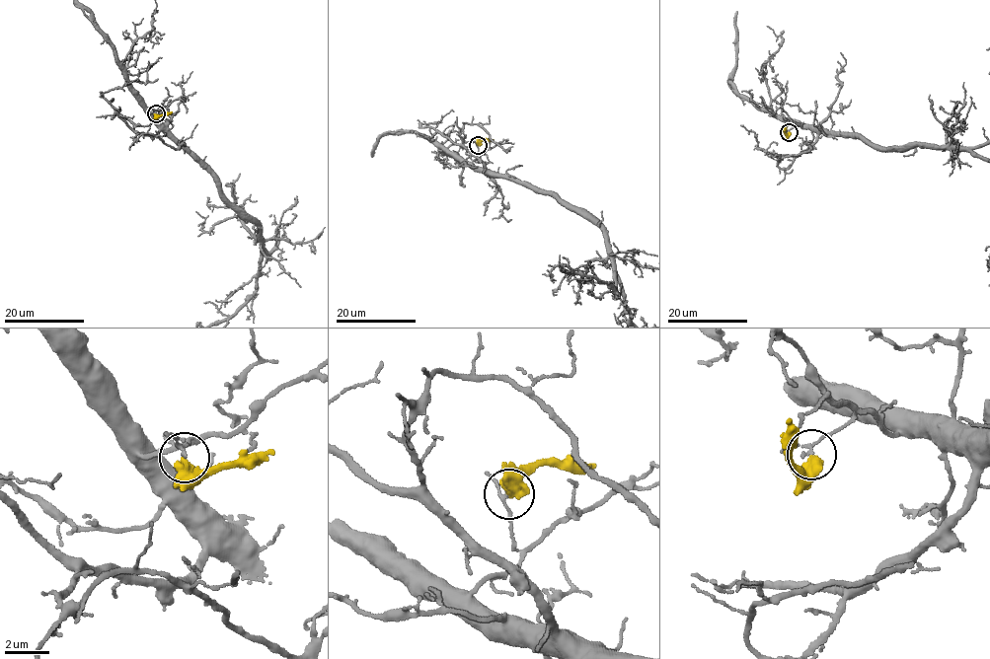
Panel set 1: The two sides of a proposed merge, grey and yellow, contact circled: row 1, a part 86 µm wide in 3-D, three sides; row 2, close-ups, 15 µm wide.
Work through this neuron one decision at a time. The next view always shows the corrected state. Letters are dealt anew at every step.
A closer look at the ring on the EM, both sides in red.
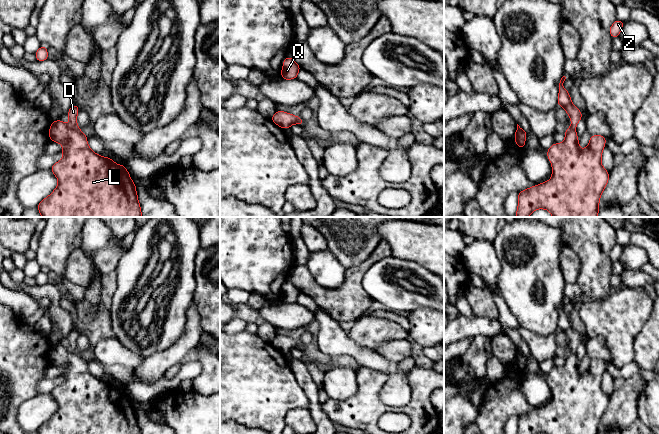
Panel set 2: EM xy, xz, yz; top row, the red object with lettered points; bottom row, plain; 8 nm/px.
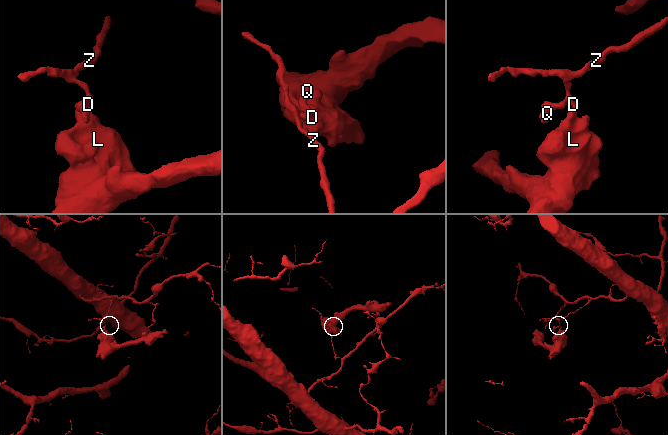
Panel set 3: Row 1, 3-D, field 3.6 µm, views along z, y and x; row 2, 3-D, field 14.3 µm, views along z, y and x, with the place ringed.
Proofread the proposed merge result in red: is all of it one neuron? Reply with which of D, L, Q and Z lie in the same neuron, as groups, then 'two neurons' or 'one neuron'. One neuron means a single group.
D Q Z / L | two neurons

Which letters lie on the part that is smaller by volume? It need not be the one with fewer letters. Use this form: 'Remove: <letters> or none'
Remove: L

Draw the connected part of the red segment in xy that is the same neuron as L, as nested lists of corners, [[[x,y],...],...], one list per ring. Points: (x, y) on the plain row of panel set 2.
[[[59,343],[51,347],[49,363],[63,370],[63,382],[50,392],[58,403],[58,409],[38,428],[38,434],[141,434],[136,409],[125,390],[116,388],[110,381],[93,376],[88,369],[87,360],[81,354],[73,353]]]

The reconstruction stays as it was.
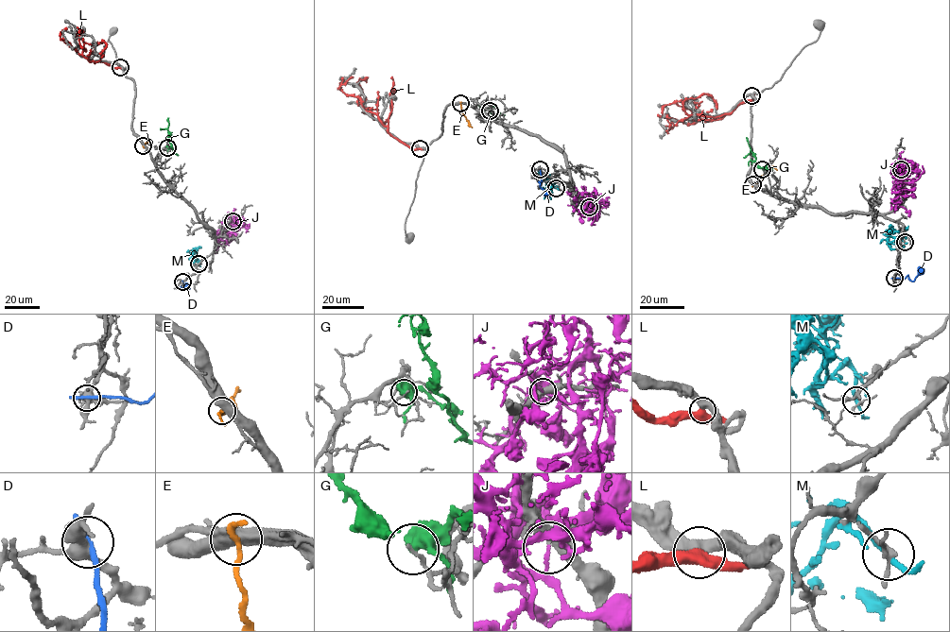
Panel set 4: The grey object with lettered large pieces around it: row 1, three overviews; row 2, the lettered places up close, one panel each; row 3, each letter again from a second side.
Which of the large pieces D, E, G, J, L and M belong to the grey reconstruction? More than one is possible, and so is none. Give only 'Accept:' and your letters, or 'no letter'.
Accept: no letter

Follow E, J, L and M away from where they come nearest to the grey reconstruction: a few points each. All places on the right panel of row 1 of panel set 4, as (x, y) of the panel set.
E: (752, 184), (769, 167), (777, 170)
J: (902, 169), (893, 173), (894, 177), (902, 180), (897, 184), (898, 196), (892, 202), (899, 202), (909, 217)
L: (751, 95), (753, 100), (710, 121), (692, 102), (680, 100), (666, 104), (662, 114), (669, 123), (669, 127)
M: (904, 242), (901, 238), (897, 243), (888, 235), (906, 228)

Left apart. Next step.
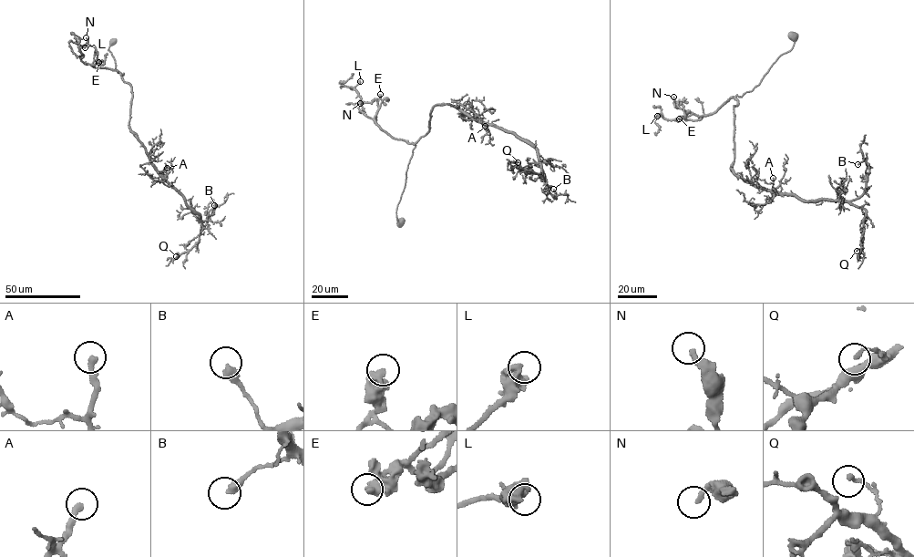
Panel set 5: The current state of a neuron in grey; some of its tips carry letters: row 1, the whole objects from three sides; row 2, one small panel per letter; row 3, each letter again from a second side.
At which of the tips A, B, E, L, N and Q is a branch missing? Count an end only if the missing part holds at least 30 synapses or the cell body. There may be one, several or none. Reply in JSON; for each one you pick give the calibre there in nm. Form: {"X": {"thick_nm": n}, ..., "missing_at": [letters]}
{"A": {"thick_nm": 300}, "missing_at": ["A"]}

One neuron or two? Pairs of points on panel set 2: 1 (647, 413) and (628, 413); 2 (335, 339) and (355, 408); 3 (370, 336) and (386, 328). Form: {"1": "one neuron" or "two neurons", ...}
{"1": "two neurons", "2": "two neurons", "3": "one neuron"}

